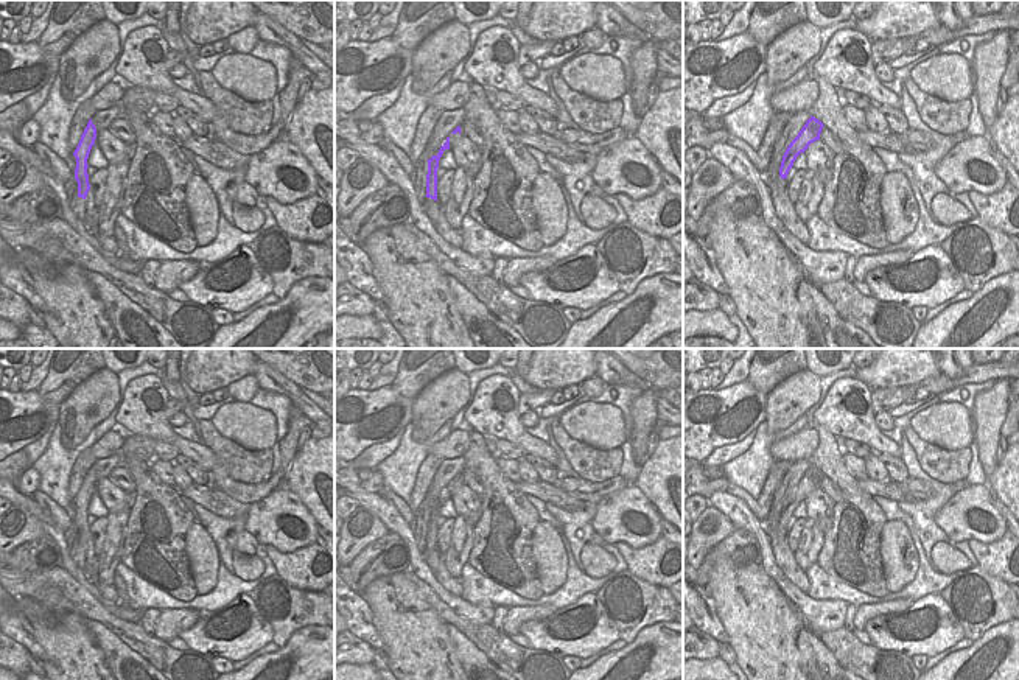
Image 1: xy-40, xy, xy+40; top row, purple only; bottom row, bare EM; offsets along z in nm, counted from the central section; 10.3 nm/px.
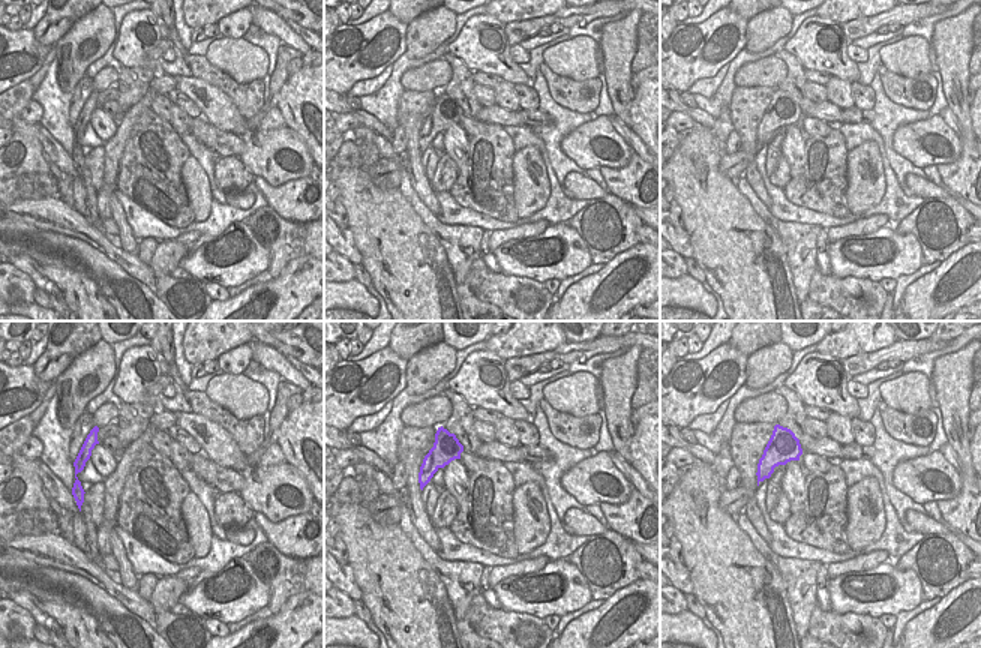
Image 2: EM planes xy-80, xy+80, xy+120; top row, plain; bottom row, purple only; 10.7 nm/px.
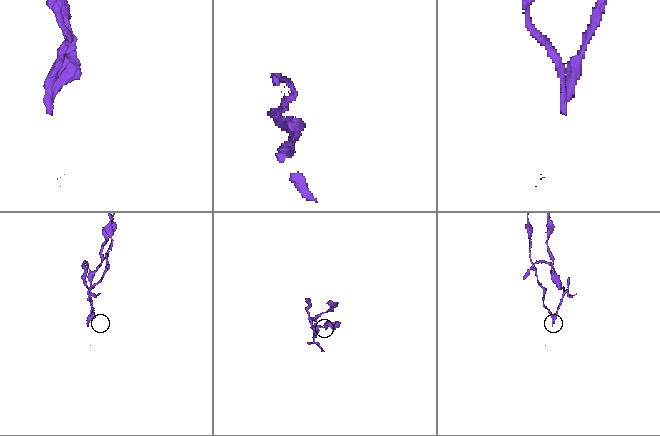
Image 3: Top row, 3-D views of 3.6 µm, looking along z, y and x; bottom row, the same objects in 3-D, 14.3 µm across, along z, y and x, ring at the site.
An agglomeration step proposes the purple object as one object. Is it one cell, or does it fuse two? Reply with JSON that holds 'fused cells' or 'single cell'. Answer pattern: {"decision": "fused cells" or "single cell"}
{"decision": "fused cells"}

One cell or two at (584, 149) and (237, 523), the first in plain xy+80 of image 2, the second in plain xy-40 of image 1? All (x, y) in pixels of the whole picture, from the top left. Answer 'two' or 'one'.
two

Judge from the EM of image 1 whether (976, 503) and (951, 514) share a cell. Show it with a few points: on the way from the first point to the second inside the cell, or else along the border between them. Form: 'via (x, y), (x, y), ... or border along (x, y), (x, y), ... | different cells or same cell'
via (969, 506), (957, 514) | same cell

